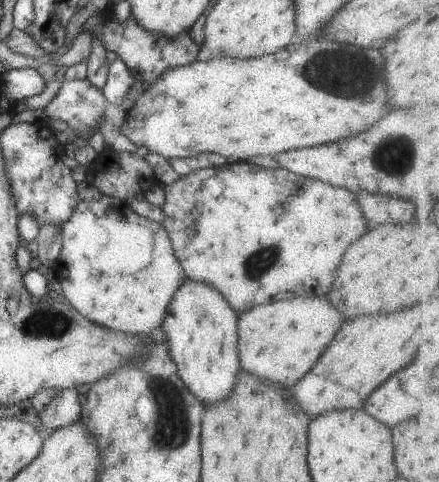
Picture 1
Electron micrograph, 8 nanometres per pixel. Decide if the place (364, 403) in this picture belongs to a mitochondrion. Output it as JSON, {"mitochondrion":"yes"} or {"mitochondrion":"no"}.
{"mitochondrion":"no"}

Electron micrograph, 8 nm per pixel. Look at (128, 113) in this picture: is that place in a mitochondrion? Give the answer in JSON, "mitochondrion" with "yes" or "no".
{"mitochondrion":"no"}

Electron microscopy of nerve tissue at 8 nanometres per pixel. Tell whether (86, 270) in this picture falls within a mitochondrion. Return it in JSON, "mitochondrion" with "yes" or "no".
{"mitochondrion":"no"}

